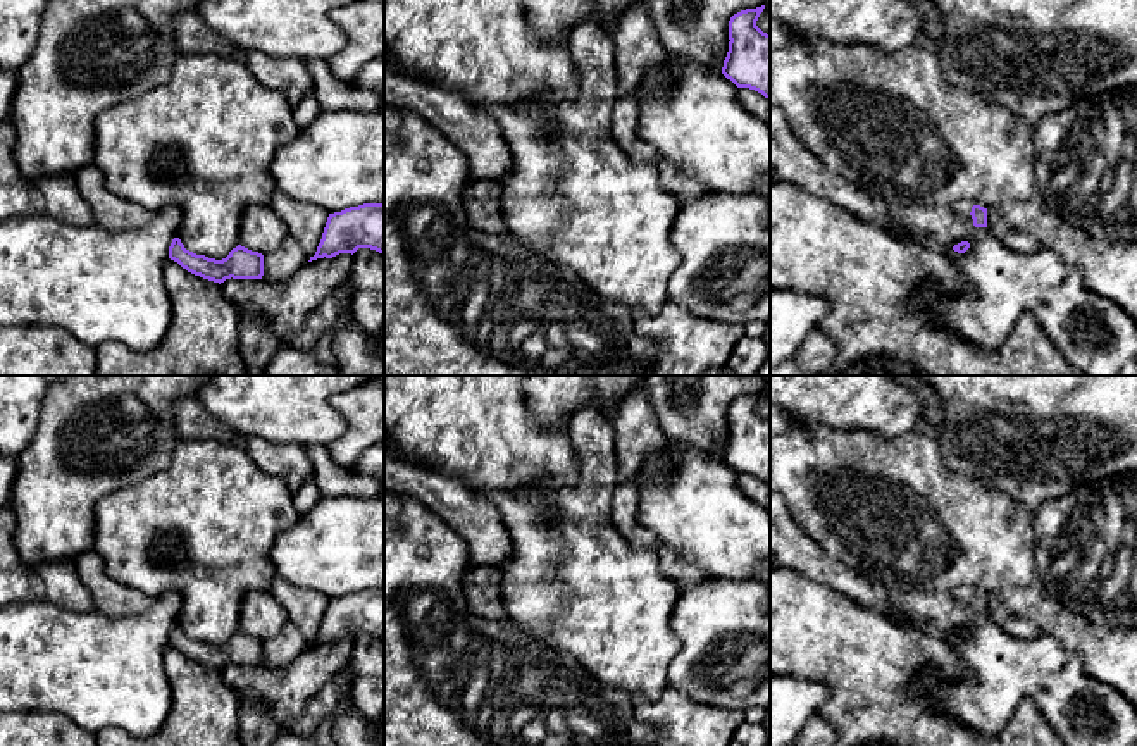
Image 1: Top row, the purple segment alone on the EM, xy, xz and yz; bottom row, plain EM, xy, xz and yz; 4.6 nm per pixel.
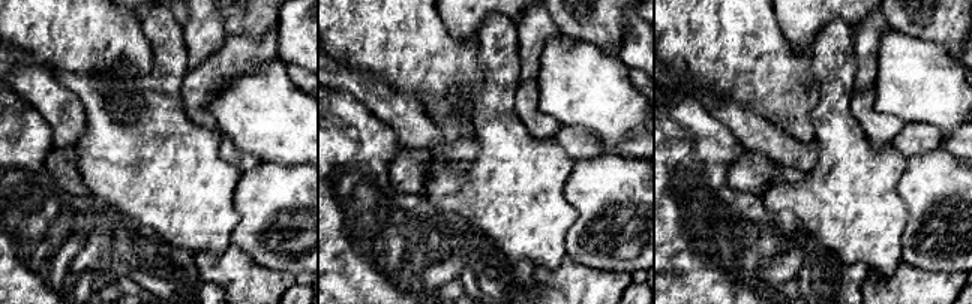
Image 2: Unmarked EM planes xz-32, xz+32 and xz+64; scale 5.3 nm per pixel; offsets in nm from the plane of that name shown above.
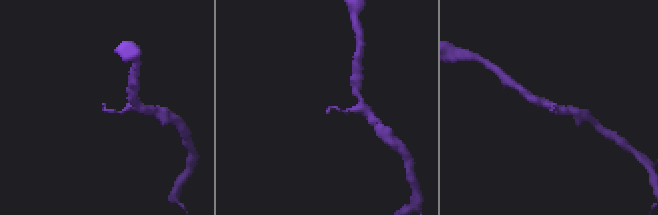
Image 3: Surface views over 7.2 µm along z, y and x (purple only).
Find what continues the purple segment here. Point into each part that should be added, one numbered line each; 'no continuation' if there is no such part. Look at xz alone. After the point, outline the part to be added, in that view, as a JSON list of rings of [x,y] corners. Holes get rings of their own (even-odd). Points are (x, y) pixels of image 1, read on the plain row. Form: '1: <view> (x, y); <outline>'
no continuation

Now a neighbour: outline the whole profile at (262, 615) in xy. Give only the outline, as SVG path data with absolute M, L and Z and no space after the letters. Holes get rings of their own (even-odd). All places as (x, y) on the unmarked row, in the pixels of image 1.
M270 589L245 594L239 610L241 632L264 641L276 636L286 624L288 613Z

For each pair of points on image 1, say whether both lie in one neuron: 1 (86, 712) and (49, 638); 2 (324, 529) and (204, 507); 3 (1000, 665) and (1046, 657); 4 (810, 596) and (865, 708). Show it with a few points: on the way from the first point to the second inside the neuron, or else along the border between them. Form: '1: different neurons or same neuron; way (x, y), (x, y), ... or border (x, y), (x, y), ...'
1: same neuron; way (86, 693), (86, 681), (62, 657)
2: different neurons; border (300, 515), (276, 536), (271, 557)
3: same neuron; way (1012, 665), (1034, 665)
4: same neuron; way (820, 624), (865, 669), (865, 681)

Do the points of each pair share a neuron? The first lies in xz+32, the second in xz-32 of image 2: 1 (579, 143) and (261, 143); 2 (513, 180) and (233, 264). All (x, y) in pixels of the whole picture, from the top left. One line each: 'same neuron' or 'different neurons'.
1: different neurons
2: different neurons

